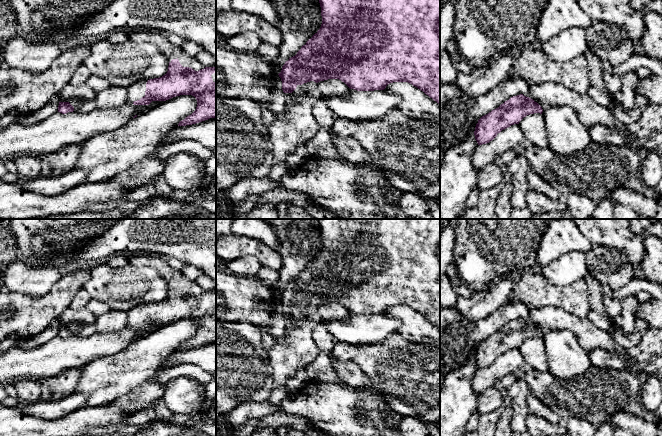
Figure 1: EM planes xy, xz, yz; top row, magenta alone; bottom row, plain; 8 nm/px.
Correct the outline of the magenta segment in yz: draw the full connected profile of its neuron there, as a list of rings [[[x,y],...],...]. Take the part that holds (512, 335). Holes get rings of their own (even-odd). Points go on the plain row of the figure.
[[[553,306],[530,310],[525,318],[511,321],[482,340],[475,351],[475,363],[478,369],[489,367],[502,354],[519,348],[527,339],[542,338],[553,330],[572,332],[587,352],[605,349],[623,359],[634,360],[635,364],[629,370],[642,377],[653,374],[662,379],[662,328],[649,327],[638,344],[624,349],[615,343],[609,331],[596,327],[588,318],[580,318]]]

